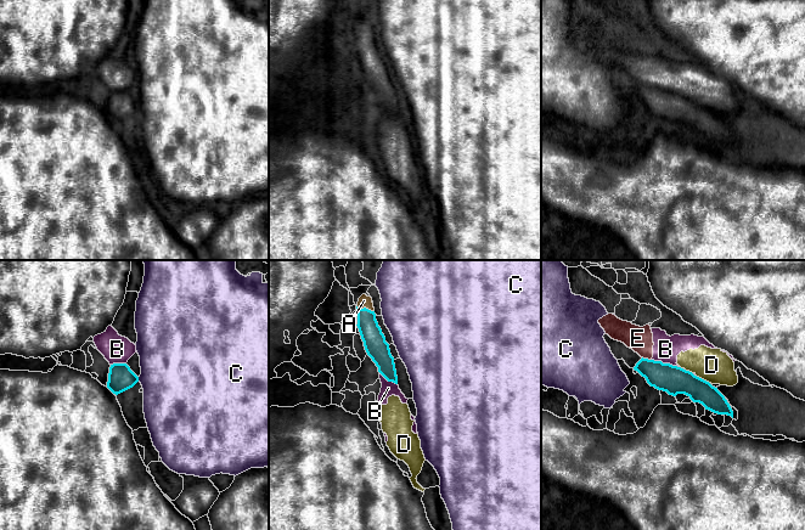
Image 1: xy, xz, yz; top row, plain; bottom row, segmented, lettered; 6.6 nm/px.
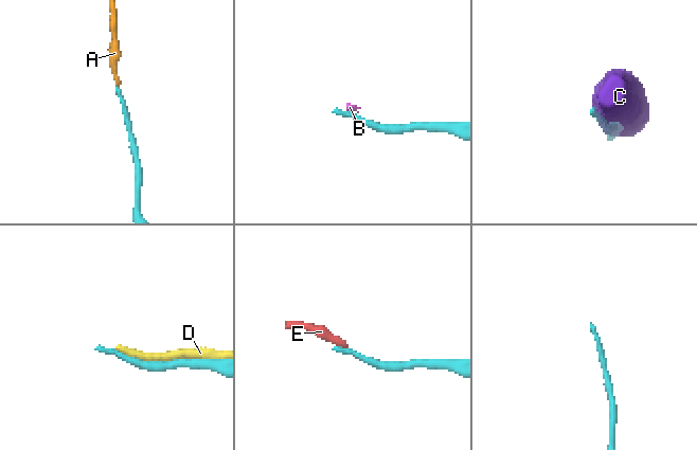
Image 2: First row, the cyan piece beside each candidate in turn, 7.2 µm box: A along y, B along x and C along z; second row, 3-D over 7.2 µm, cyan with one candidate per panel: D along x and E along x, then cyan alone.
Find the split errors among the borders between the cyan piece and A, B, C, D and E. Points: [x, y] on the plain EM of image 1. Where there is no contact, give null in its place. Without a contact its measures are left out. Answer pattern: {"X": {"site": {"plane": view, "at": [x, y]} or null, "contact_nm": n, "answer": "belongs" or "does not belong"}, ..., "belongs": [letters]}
{"A": {"site": {"plane": "xz", "at": [365, 35]}, "contact_nm": 130, "answer": "belongs"}, "B": {"site": {"plane": "yz", "at": [665, 91]}, "contact_nm": 190, "answer": "does not belong"}, "C": {"site": {"plane": "xy", "at": [138, 107]}, "contact_nm": 30, "answer": "does not belong"}, "D": {"site": {"plane": "yz", "at": [703, 107]}, "contact_nm": 110, "answer": "does not belong"}, "E": {"site": {"plane": "yz", "at": [647, 86]}, "contact_nm": 70, "answer": "does not belong"}, "belongs": ["A"]}

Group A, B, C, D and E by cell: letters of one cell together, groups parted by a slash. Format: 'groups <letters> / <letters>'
groups A / B D E / C

